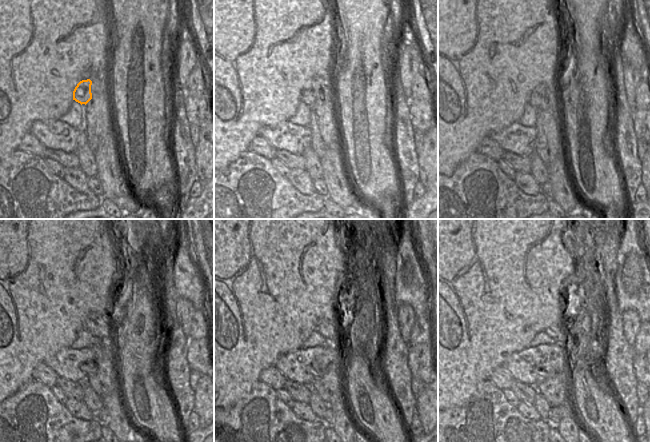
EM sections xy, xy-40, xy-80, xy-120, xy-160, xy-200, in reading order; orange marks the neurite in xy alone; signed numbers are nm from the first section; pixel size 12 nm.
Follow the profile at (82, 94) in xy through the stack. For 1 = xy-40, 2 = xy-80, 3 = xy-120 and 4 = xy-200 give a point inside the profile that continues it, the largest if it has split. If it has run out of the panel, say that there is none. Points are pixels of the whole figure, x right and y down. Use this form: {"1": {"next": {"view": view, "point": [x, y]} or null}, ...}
{"1": {"next": {"view": "xy-40", "point": [308, 97]}}, "2": {"next": {"view": "xy-80", "point": [535, 99]}}, "3": {"next": {"view": "xy-120", "point": [95, 323]}}, "4": {"next": {"view": "xy-200", "point": [556, 332]}}}

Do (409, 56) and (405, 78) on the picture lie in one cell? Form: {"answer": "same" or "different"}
{"answer": "same"}

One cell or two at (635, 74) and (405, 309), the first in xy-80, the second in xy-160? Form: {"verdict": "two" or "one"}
{"verdict": "one"}

